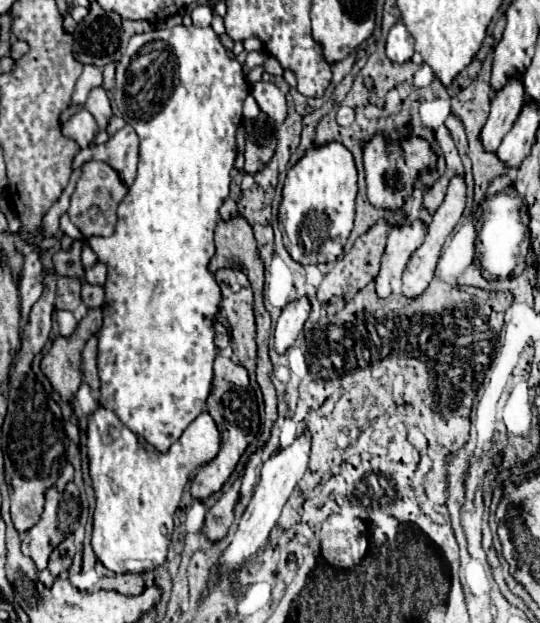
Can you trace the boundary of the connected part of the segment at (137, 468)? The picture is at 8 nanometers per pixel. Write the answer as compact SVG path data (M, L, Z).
M98 405L88 415L88 459L90 459L90 477L96 493L96 511L94 511L94 529L92 529L92 549L96 557L104 563L106 569L114 573L140 573L152 567L158 567L166 561L168 553L168 535L174 529L174 511L180 503L182 491L188 483L188 477L196 467L214 459L220 445L220 433L216 429L214 419L208 411L202 411L182 433L178 441L170 445L166 453L156 447L140 441L136 433L132 433L114 411Z

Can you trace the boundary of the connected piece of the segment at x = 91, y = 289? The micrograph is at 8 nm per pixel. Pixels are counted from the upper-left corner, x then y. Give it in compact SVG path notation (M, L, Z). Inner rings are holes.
M82 283L82 301L86 307L100 307L104 303L104 289L100 285Z

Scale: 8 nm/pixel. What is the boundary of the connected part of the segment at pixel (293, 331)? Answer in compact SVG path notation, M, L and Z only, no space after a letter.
M300 297L282 309L282 315L274 327L274 345L278 353L284 353L296 341L310 315L310 309L312 305L308 297Z

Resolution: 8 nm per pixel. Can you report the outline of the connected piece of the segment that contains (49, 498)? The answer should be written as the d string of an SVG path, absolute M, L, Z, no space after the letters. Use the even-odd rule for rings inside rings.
M70 481L64 491L58 491L56 487L46 489L46 507L40 517L40 521L26 531L26 537L22 539L22 553L28 555L38 569L44 569L48 563L48 555L52 549L62 543L70 533L78 529L78 519L80 519L80 493L78 487Z

